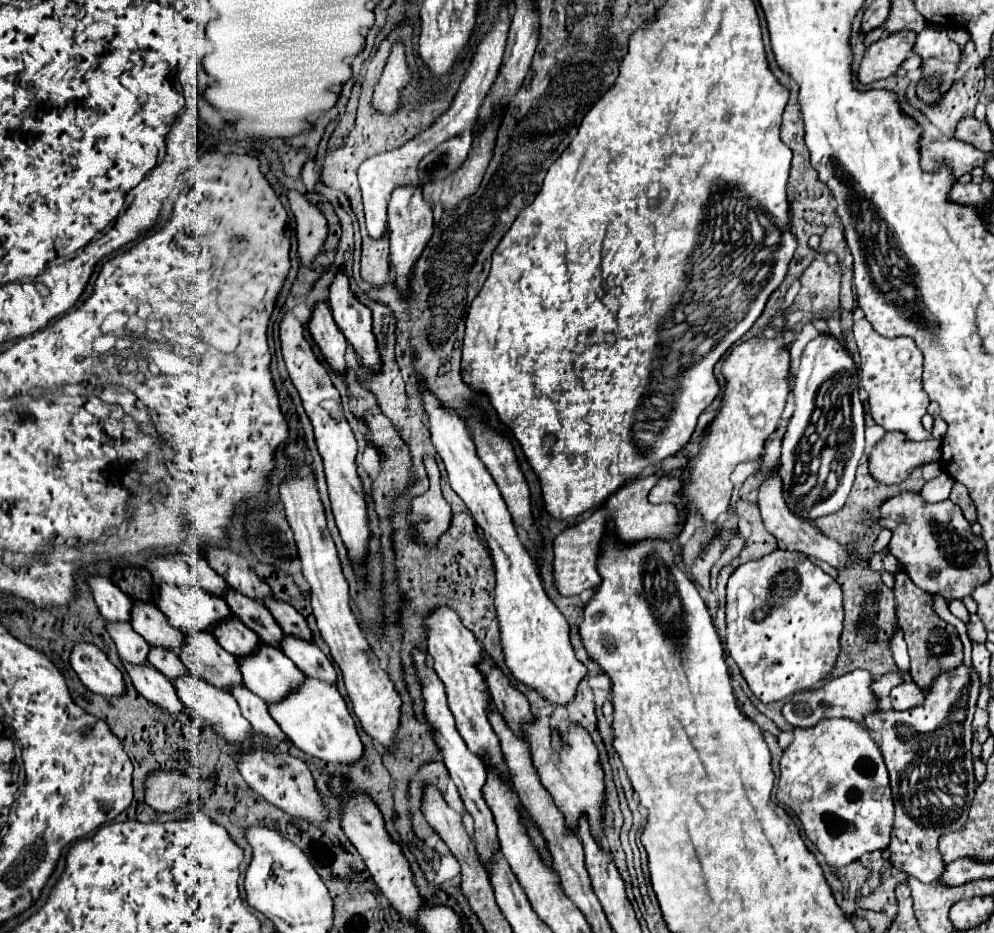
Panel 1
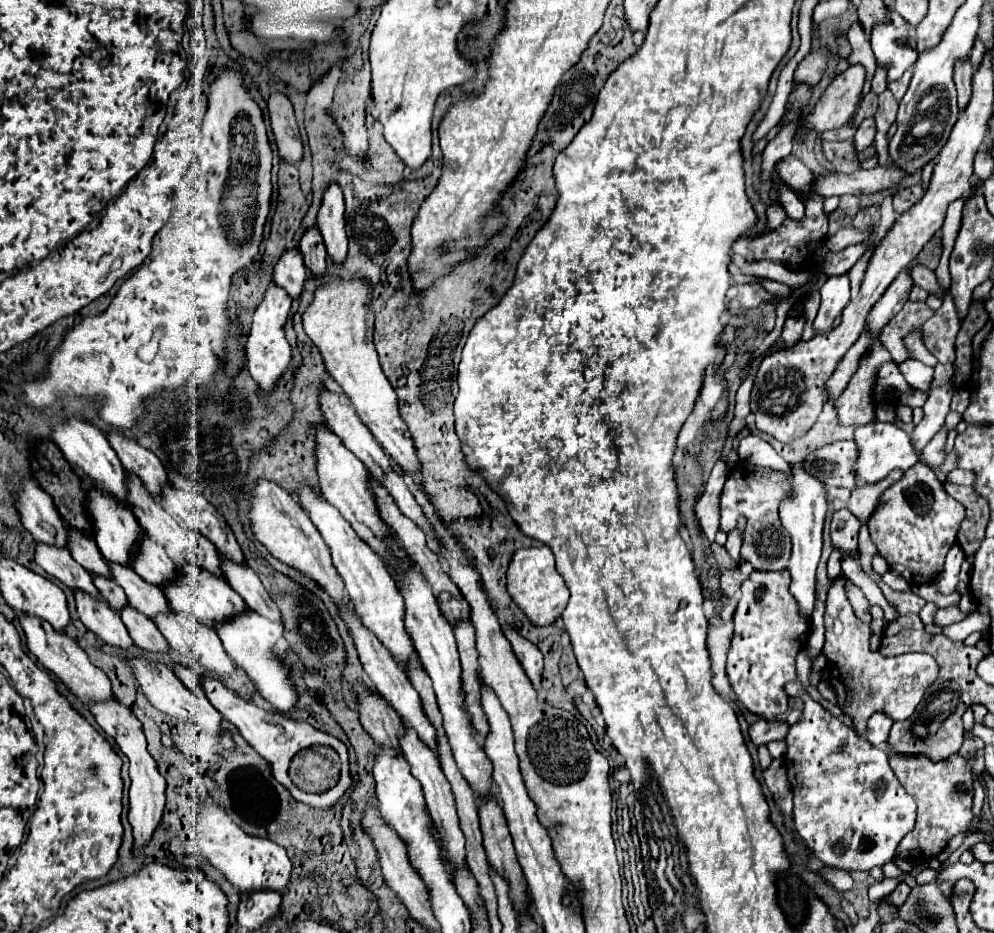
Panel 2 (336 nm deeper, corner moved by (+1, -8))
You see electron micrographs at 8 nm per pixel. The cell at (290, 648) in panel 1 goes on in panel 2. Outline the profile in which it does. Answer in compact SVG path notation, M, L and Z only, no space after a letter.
M222 557L222 571L224 571L228 585L234 591L238 591L238 595L246 601L246 605L250 609L258 609L258 613L262 613L262 617L282 623L278 605L274 605L272 597L268 597L268 591L260 583L258 575L248 565L236 565Z

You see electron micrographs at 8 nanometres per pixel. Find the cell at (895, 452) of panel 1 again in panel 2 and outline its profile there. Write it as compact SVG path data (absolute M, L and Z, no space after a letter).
M836 441L822 449L816 449L804 459L804 467L826 483L826 487L846 487L854 491L858 481L854 477L854 461L858 459L858 445L854 441Z

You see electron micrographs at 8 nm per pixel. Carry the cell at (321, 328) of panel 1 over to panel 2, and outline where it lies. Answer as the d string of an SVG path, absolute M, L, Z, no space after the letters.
M308 229L300 241L300 253L304 257L304 265L306 269L322 279L326 275L326 247L324 247L324 241L322 237L318 235L316 229Z

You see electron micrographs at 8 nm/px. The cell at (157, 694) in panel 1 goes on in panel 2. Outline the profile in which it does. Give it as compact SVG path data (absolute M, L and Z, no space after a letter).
M76 593L76 607L80 621L94 633L98 635L106 645L112 645L116 649L128 651L132 649L132 639L116 611L112 611L106 601L88 597L84 593Z

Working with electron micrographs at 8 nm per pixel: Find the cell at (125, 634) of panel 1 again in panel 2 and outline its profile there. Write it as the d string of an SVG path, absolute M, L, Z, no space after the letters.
M44 543L36 545L36 563L52 577L60 579L66 587L72 591L82 591L90 593L90 597L100 597L98 589L94 589L94 581L82 565L78 565L68 549L58 549L58 547L48 547Z

